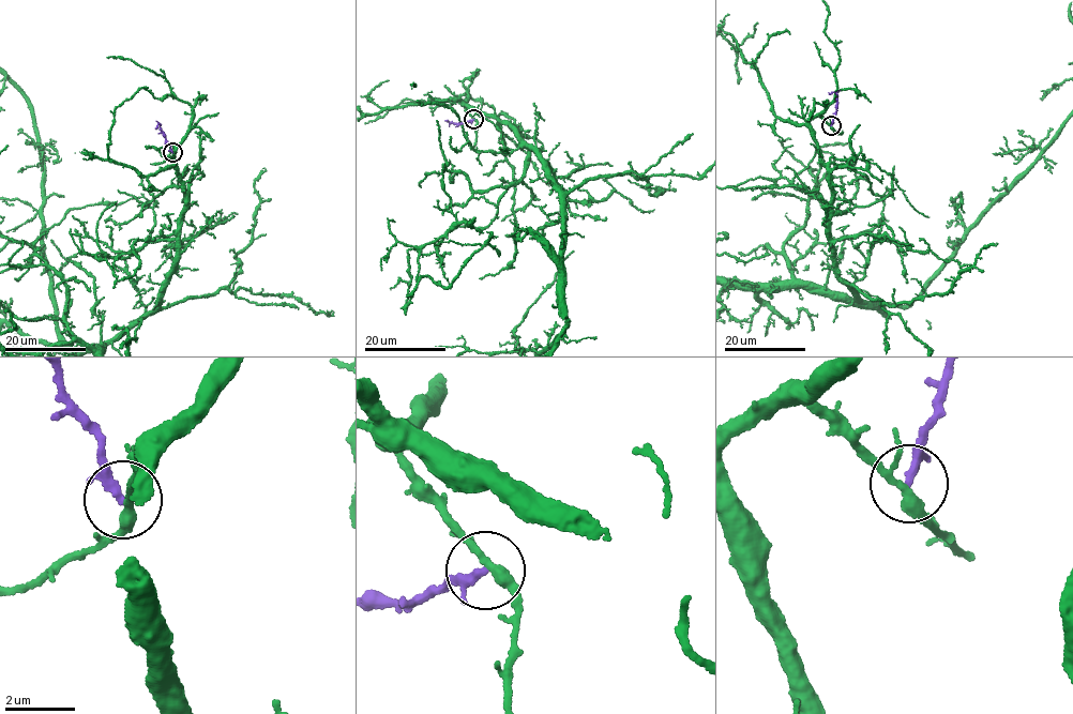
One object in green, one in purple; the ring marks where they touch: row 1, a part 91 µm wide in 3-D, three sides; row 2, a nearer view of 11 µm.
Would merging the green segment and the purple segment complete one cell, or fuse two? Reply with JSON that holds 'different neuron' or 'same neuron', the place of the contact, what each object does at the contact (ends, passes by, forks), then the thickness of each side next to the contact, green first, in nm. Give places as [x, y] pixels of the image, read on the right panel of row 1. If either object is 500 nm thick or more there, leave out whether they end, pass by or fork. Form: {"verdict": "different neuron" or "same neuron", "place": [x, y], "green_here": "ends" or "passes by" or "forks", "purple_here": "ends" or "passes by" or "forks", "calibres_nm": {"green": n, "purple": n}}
{"verdict": "different neuron", "place": [831, 125], "green_here": "forks", "purple_here": "passes by", "calibres_nm": {"green": 240, "purple": 180}}

